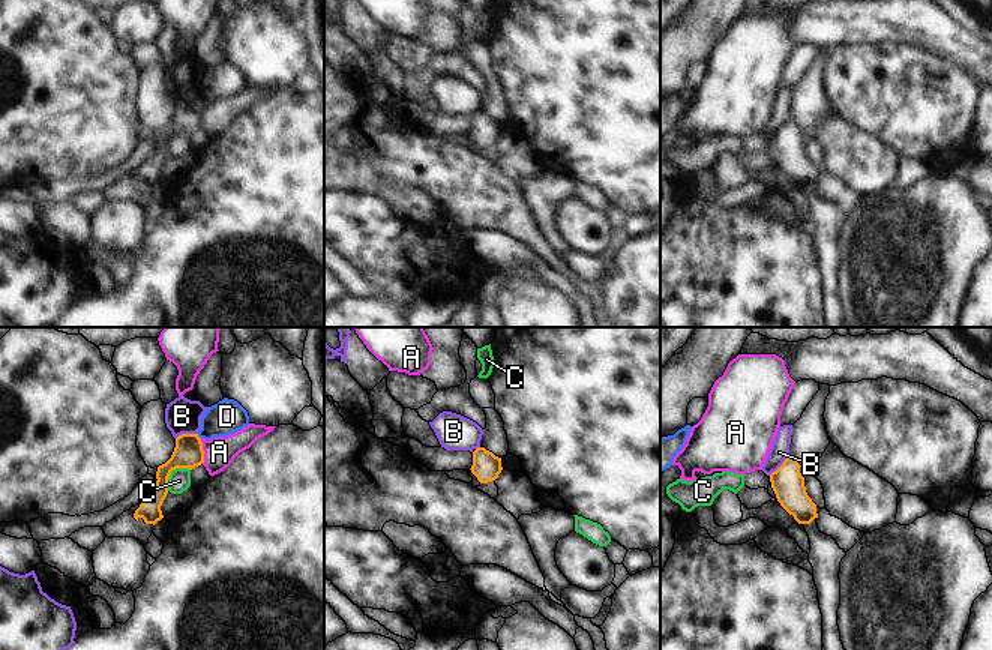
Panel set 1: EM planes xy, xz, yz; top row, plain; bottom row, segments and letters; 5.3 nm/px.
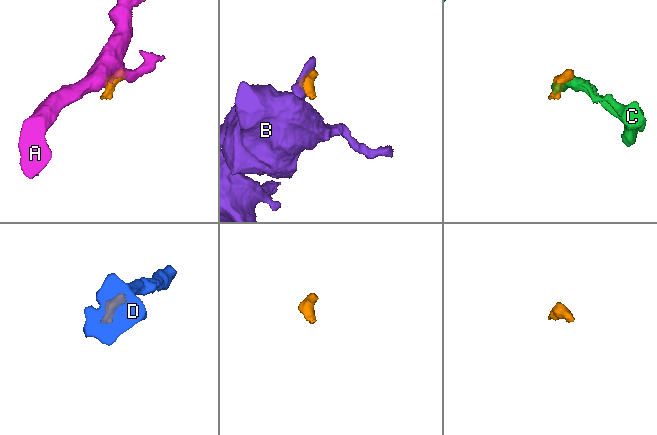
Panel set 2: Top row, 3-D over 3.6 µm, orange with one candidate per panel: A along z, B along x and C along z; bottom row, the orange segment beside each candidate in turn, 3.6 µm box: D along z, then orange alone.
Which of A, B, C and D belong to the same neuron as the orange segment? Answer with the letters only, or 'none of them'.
none of them

